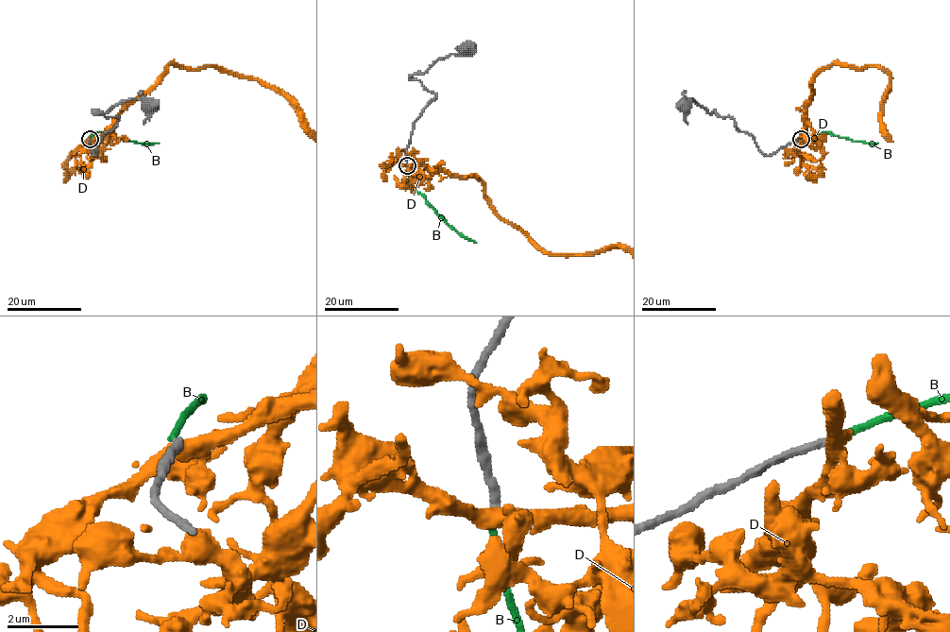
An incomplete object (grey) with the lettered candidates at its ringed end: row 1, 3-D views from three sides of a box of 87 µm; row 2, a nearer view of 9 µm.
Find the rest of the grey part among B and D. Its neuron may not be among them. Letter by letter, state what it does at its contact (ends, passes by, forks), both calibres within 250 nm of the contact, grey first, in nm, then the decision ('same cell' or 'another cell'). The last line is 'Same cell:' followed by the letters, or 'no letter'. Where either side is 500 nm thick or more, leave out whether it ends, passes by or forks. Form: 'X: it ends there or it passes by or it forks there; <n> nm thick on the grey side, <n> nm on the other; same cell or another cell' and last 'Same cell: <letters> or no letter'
B: it ends there; 240 nm thick on the grey side, 180 nm on the other; another cell
D: it forks there; 240 nm thick on the grey side, 340 nm on the other; another cell
Same cell: no letter

